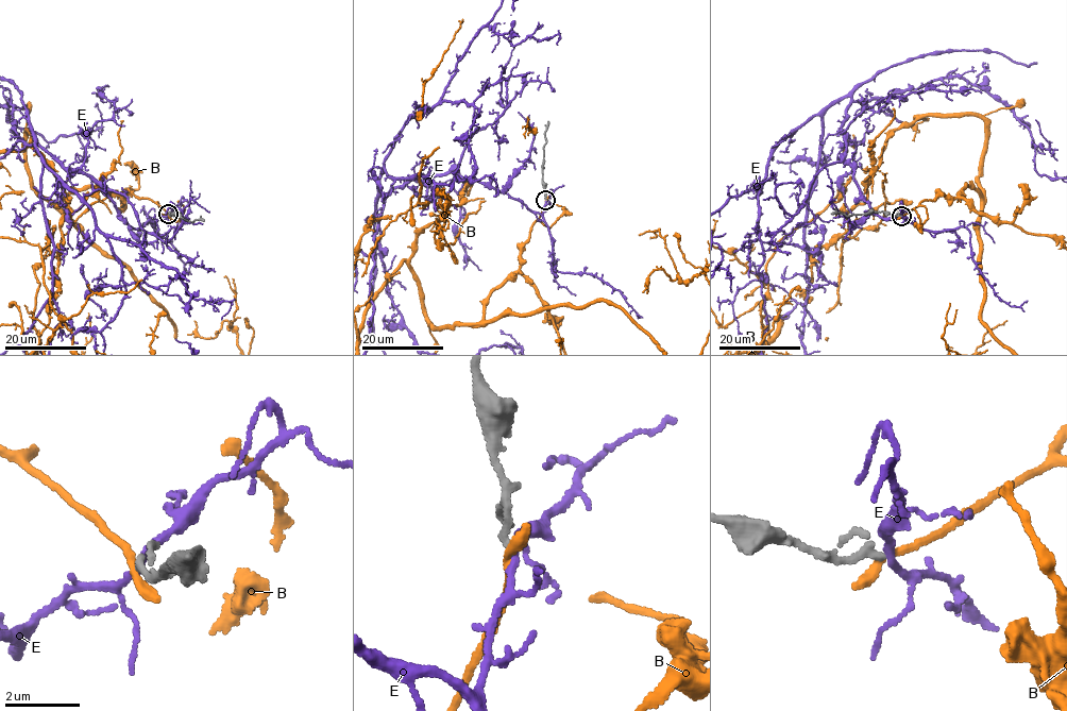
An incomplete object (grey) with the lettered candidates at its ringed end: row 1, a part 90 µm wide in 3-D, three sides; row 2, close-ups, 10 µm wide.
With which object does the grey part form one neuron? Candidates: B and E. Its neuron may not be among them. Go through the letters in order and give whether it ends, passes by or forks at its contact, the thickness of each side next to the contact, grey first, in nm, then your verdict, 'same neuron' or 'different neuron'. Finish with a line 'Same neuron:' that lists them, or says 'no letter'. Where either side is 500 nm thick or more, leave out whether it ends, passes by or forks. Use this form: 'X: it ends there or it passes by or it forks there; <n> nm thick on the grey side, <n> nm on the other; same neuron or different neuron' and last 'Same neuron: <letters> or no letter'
B: it ends there; 220 nm thick on the grey side, 320 nm on the other; different neuron
E: it passes by; 200 nm thick on the grey side, 180 nm on the other; different neuron
Same neuron: no letter

